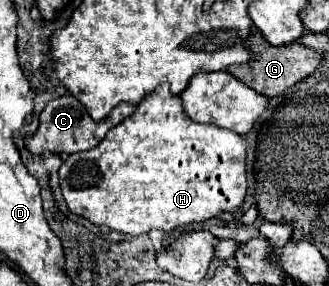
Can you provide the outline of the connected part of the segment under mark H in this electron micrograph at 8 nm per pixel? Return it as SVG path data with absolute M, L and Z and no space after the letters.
M163 83L163 85L157 87L157 91L153 91L147 99L143 99L137 105L133 115L129 115L117 127L113 127L95 149L79 151L79 153L69 155L69 159L59 169L59 179L61 179L63 197L65 197L67 205L69 205L69 209L73 213L77 213L77 215L83 215L85 219L89 219L95 225L107 225L107 227L111 227L115 231L129 233L129 235L143 235L143 233L149 233L151 229L159 229L163 233L173 233L175 229L185 227L189 223L201 223L201 221L219 217L221 213L235 213L235 211L241 209L241 205L245 201L245 195L247 195L247 141L235 131L219 129L215 125L201 125L201 123L191 121L183 111L181 99L169 91L167 83Z

